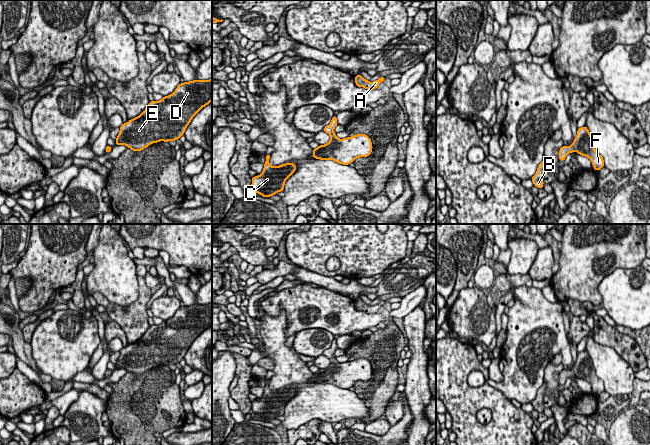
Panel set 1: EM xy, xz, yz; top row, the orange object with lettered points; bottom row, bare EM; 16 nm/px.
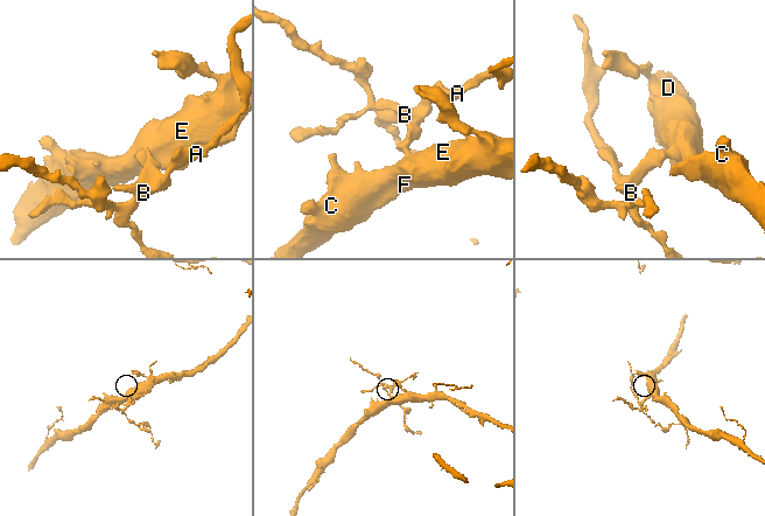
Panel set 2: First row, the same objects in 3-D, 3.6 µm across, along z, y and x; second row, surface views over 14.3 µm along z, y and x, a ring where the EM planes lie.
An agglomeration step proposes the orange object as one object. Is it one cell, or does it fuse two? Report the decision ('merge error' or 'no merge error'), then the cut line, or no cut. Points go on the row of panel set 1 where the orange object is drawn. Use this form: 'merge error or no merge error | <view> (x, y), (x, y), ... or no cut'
no merge error | no cut

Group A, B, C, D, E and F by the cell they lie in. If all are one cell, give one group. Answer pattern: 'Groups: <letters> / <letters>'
Groups: A B C D E F

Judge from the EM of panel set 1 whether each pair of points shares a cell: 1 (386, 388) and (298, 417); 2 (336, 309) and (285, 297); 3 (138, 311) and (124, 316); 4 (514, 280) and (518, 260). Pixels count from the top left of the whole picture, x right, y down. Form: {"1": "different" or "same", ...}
{"1": "different", "2": "same", "3": "same", "4": "different"}

